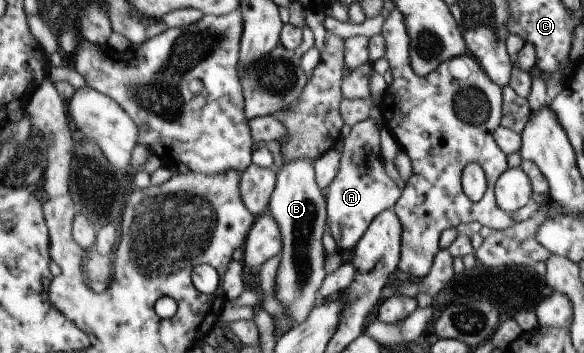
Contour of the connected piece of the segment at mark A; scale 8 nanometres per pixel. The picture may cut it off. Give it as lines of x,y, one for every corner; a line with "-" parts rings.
370,118
363,119
350,126
350,132
342,142
342,151
340,152
336,175
326,188
326,226
329,228
336,248
341,252
353,248
371,220
382,210
391,209
400,195
399,188
383,169
385,160
379,152
379,130
381,127

